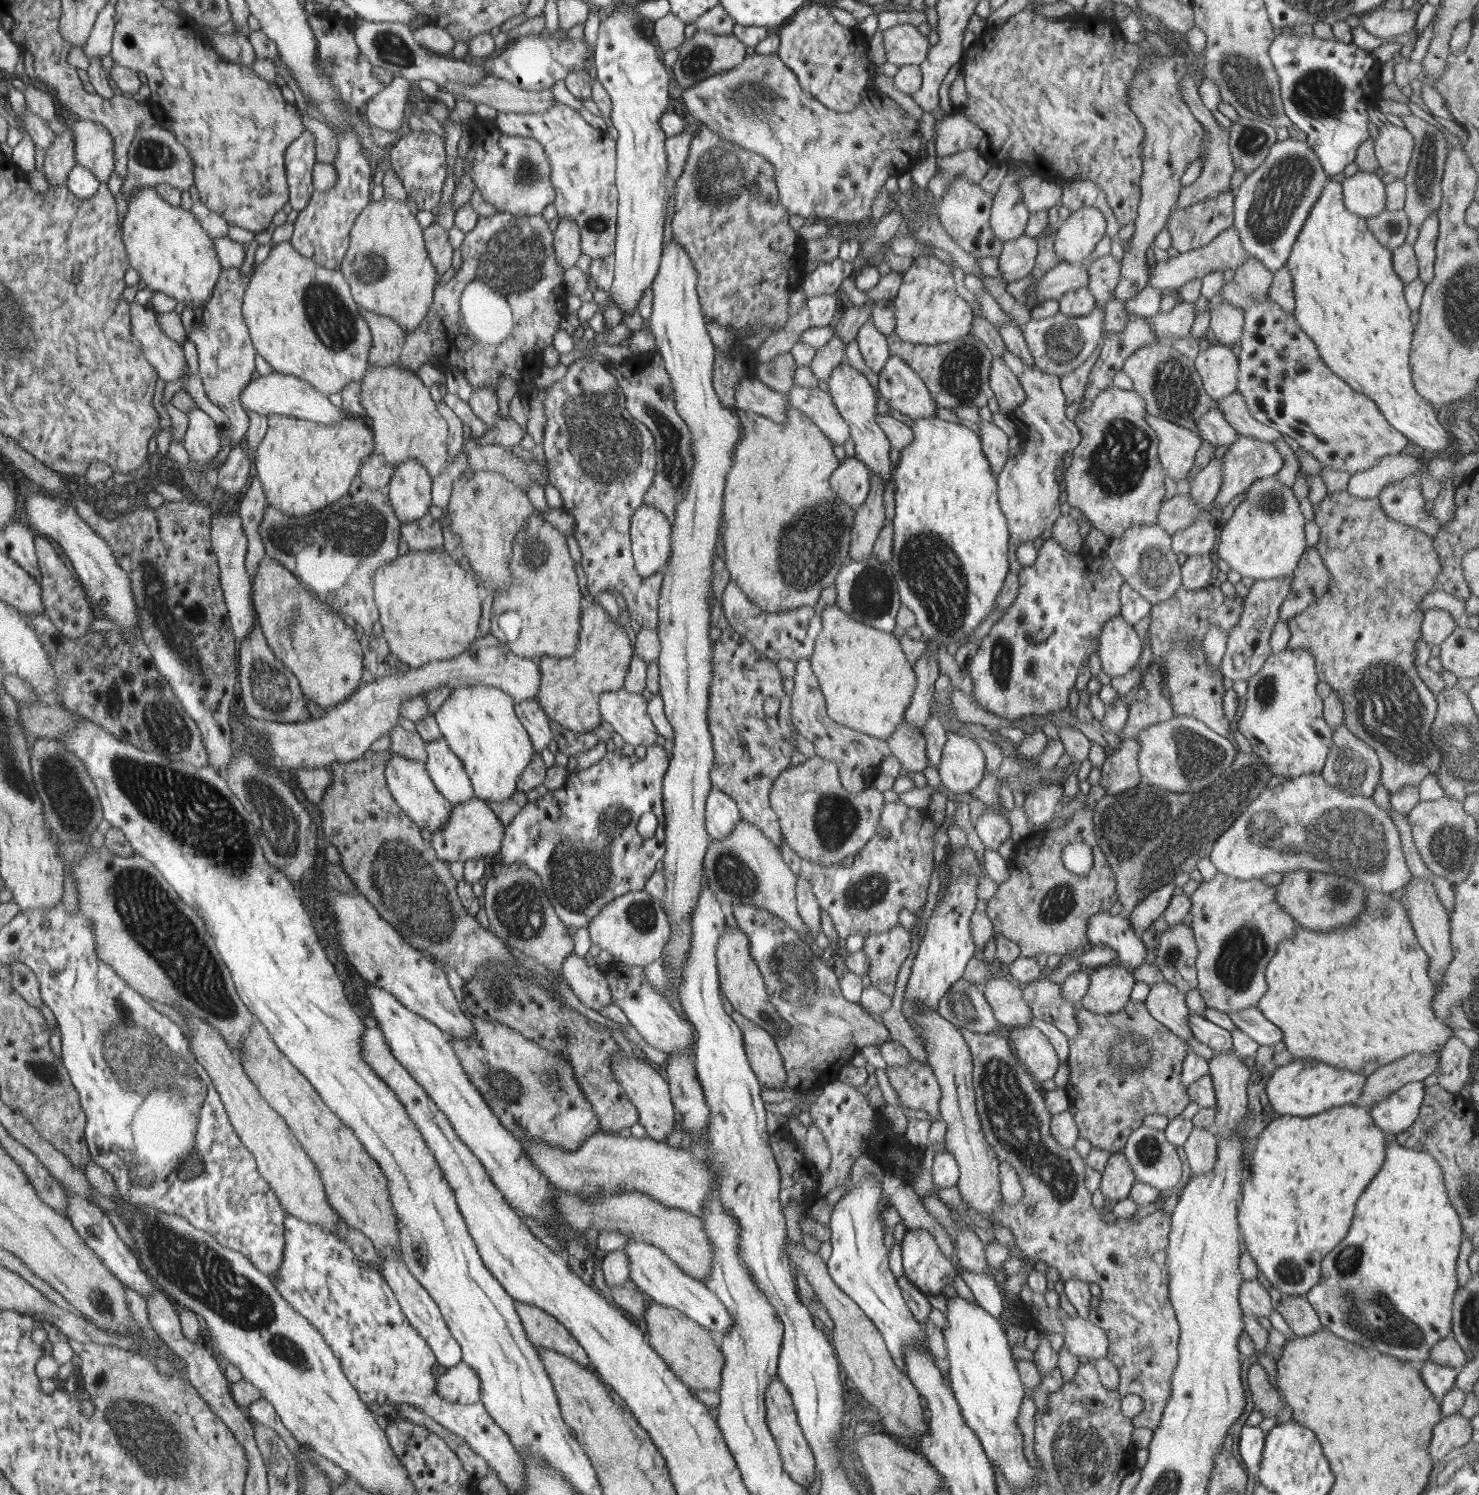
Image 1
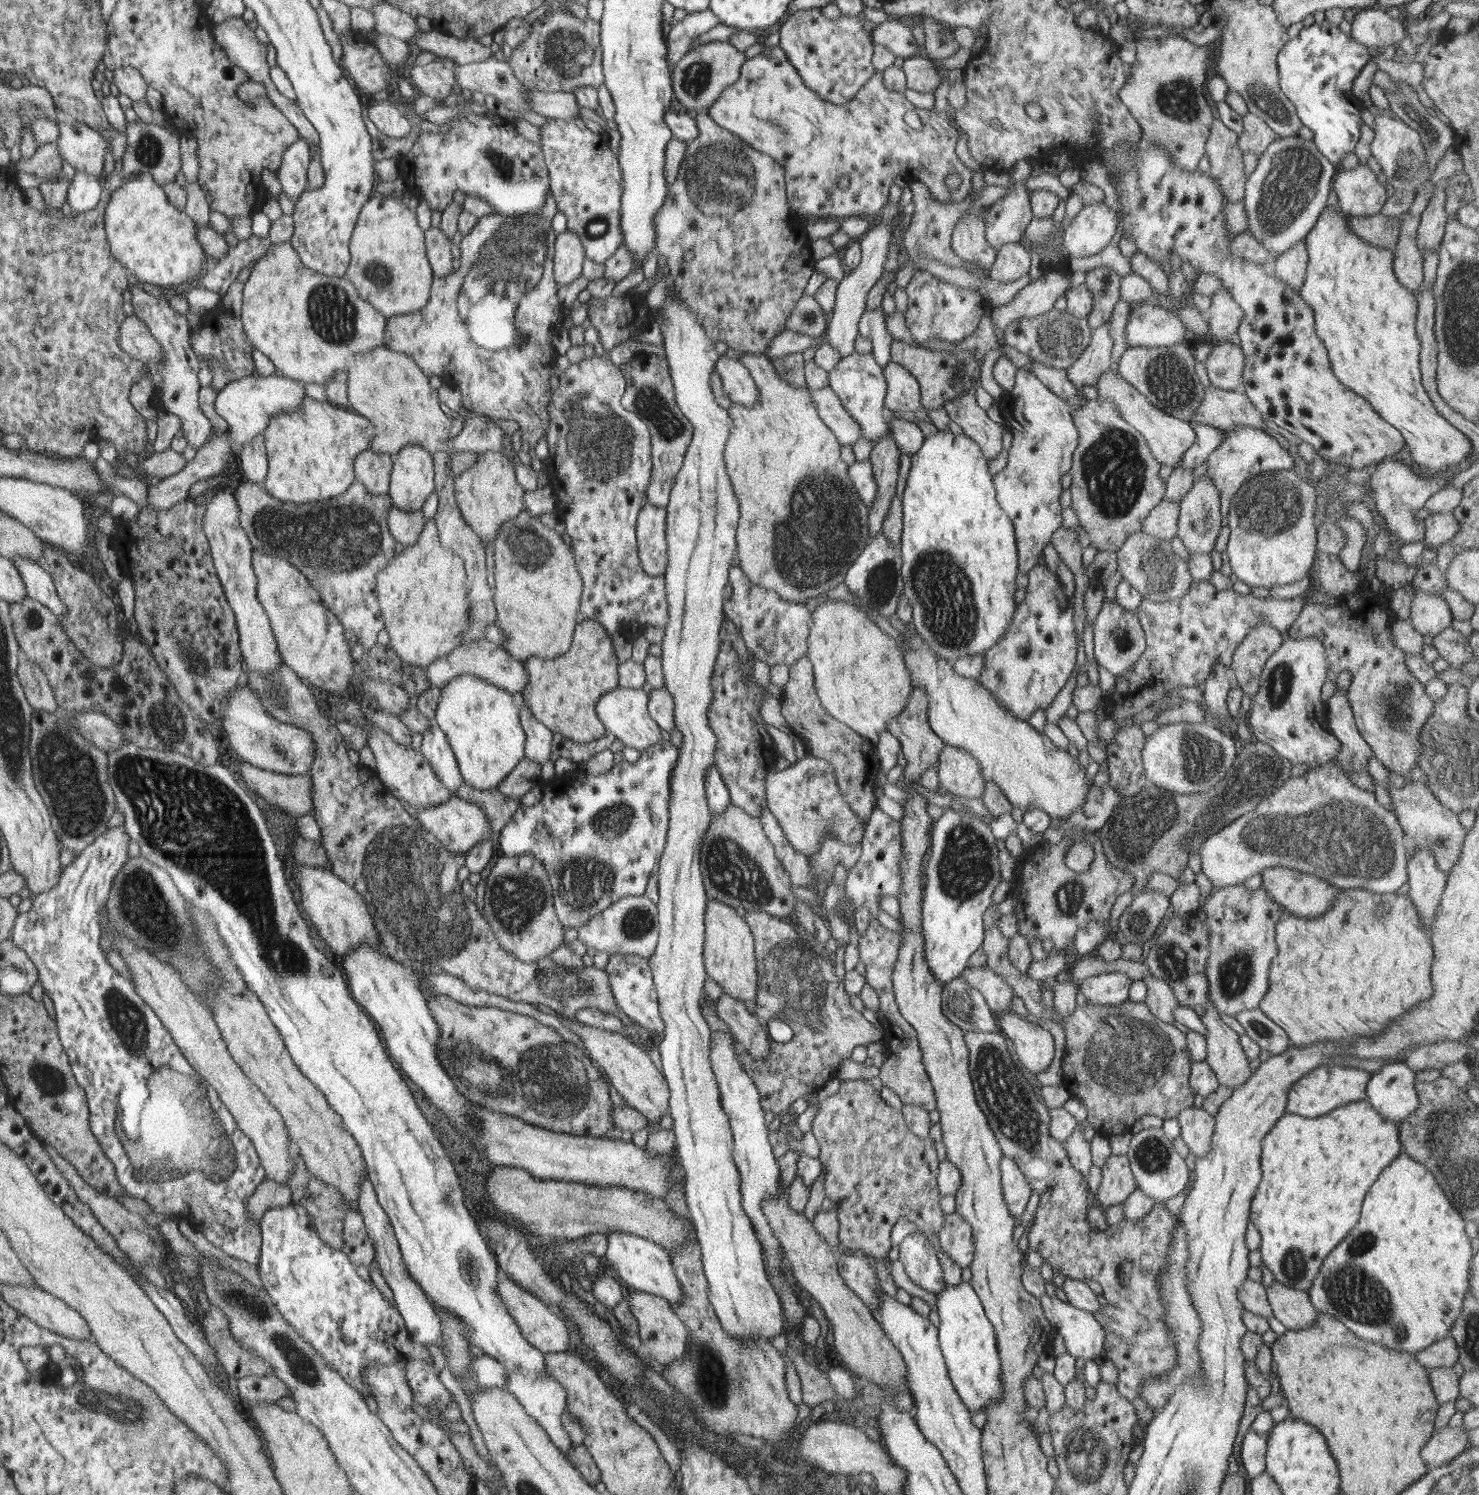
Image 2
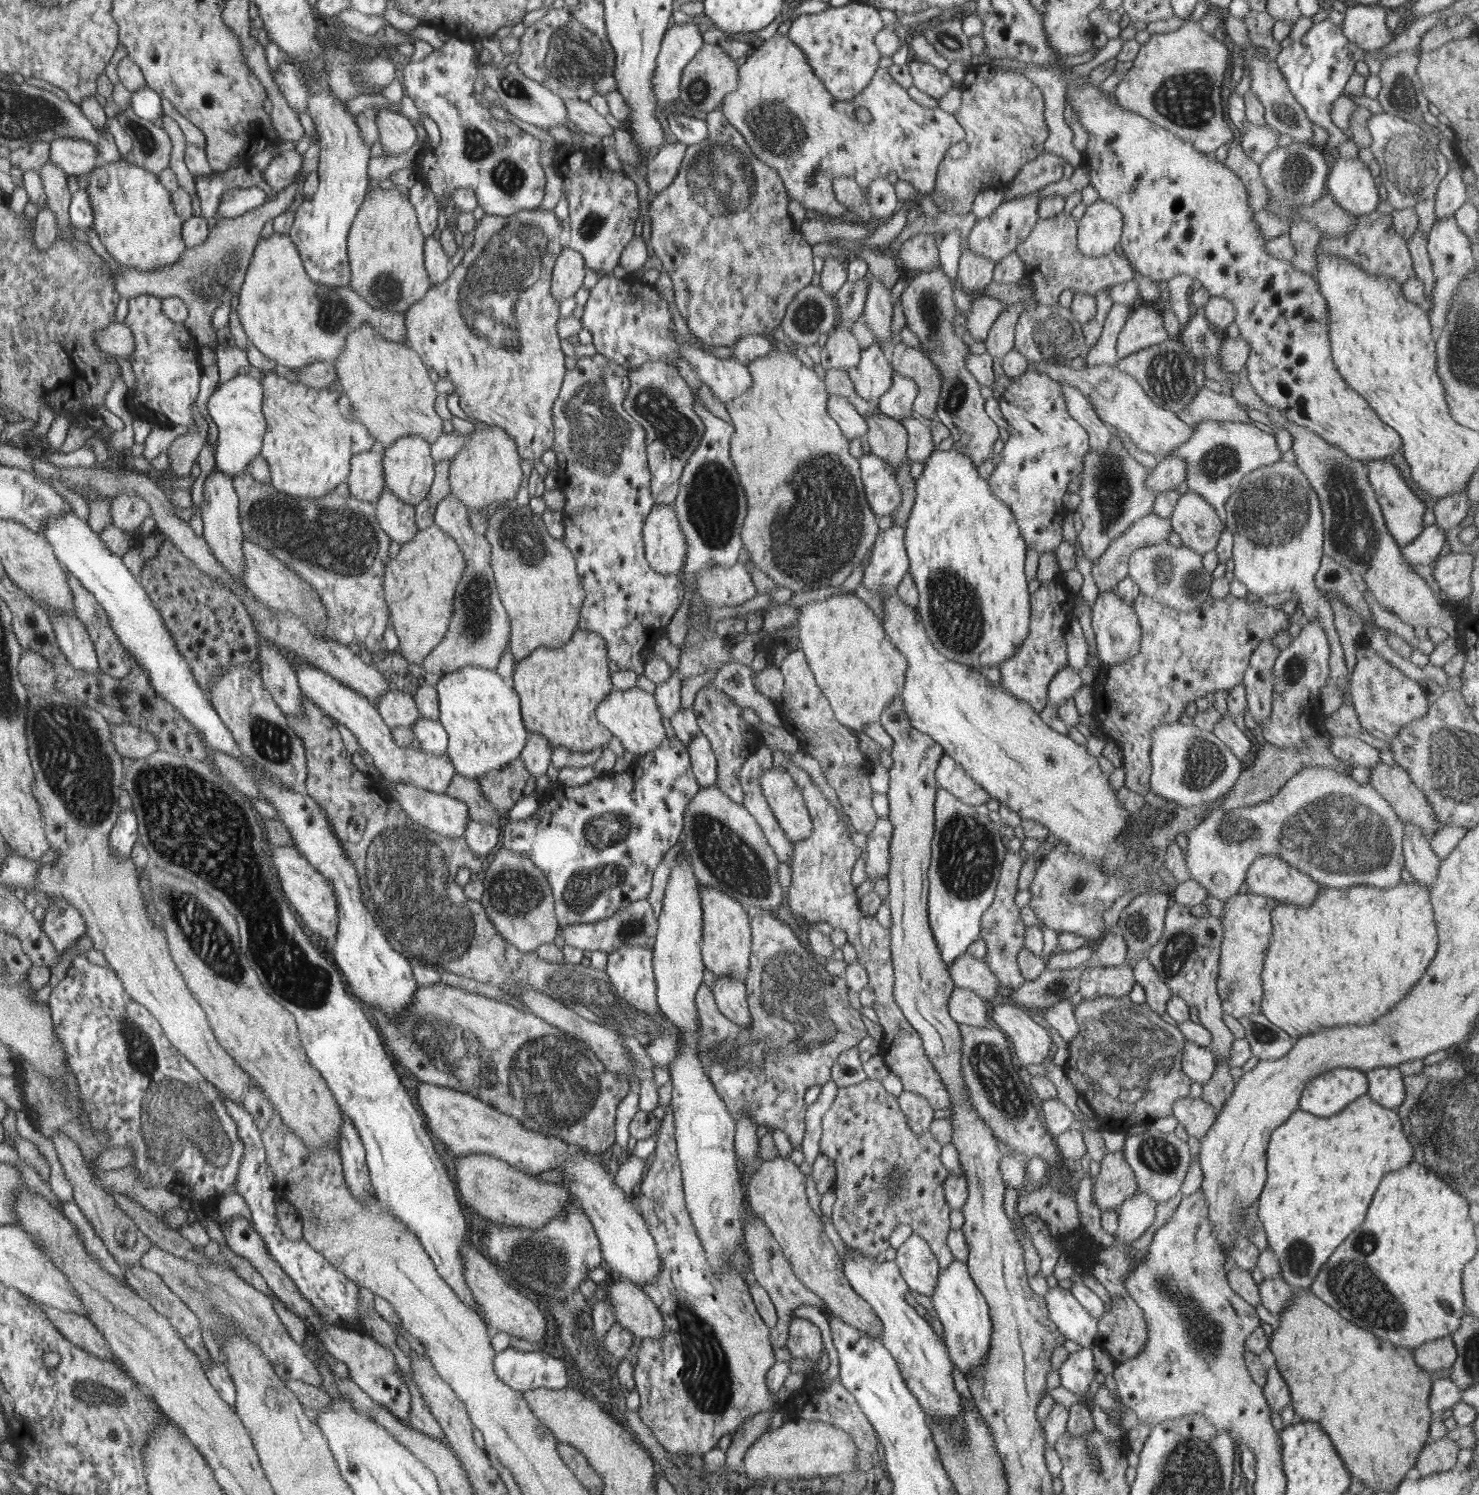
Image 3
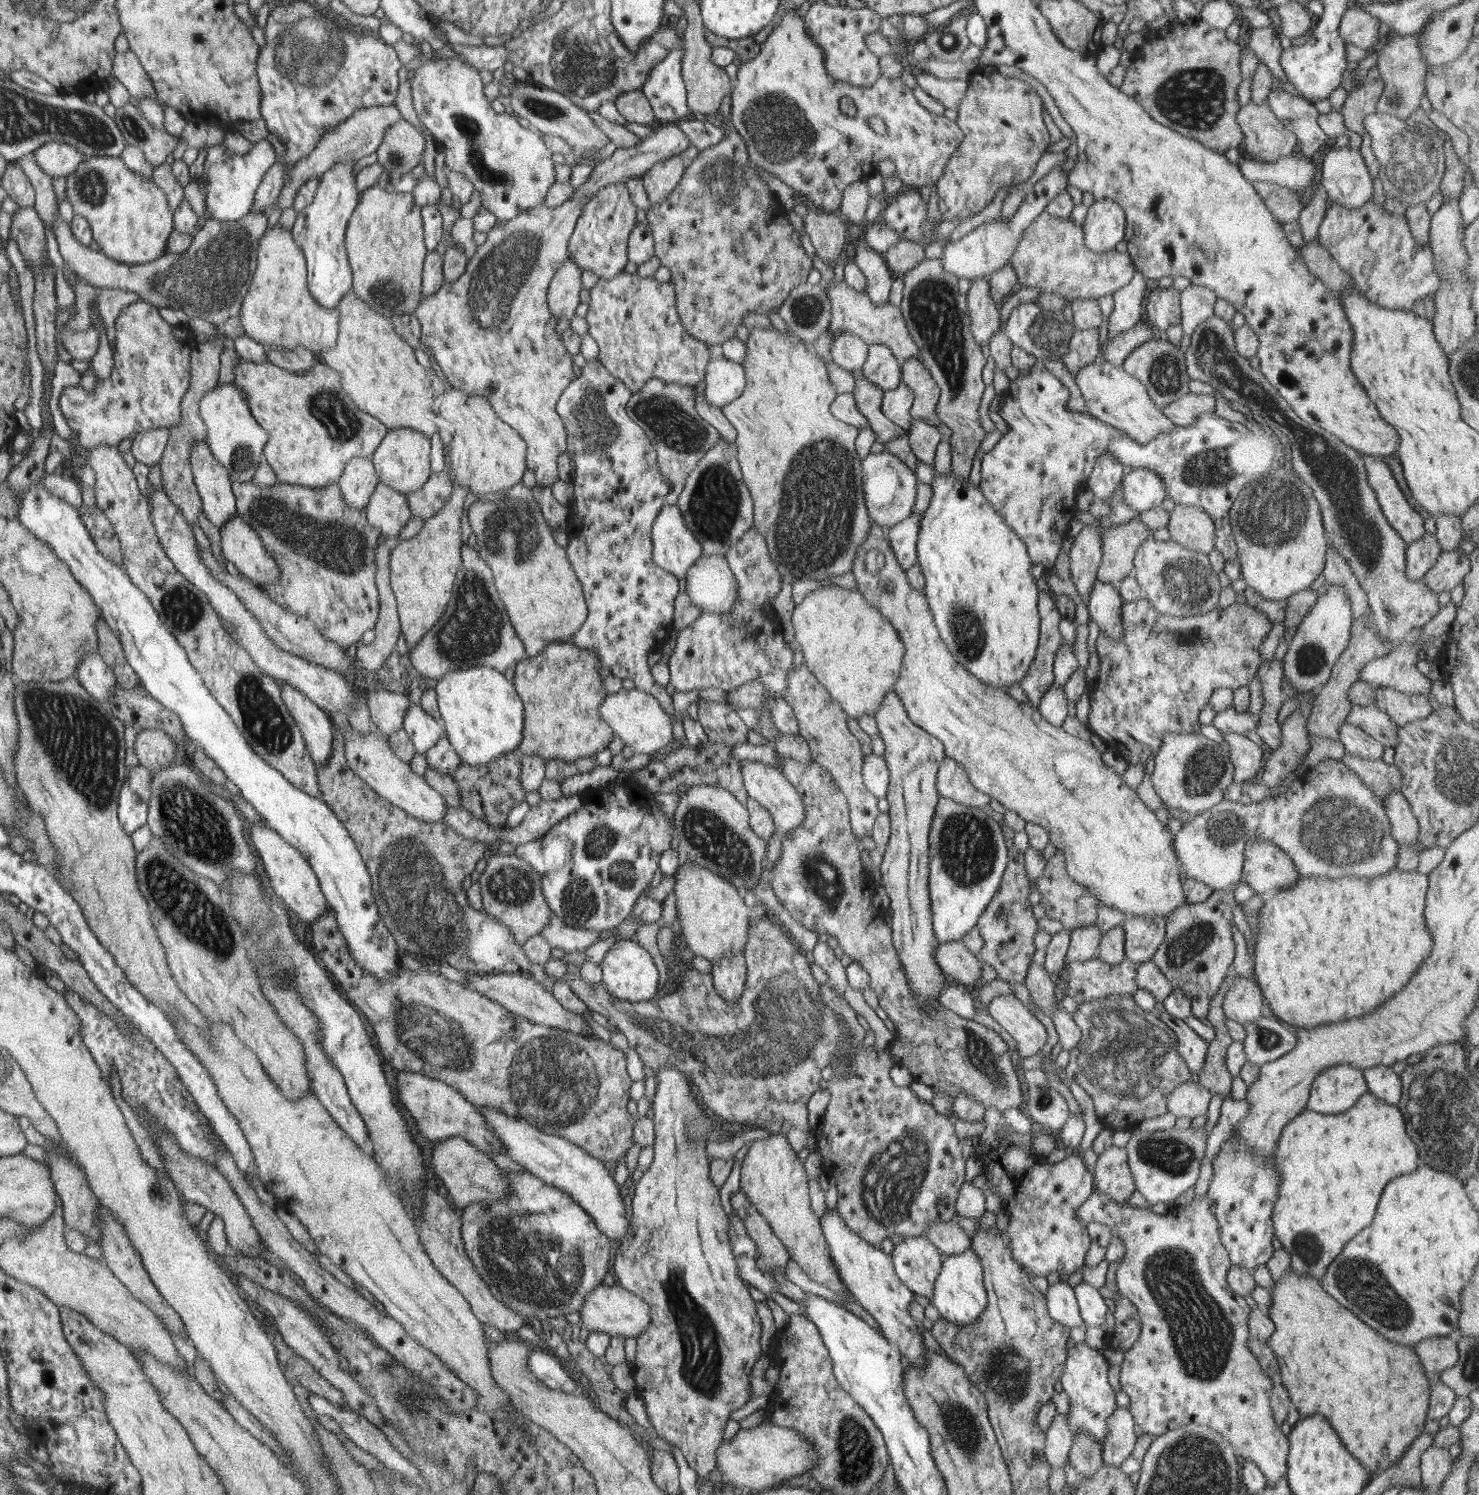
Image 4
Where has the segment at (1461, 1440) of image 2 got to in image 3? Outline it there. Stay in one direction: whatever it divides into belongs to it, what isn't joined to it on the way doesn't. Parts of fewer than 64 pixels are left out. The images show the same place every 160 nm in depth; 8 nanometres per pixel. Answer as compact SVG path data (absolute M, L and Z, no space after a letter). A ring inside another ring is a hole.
M1447 1437L1428 1441L1416 1456L1414 1468L1421 1477L1447 1471L1457 1464L1455 1455L1458 1450L1457 1444Z

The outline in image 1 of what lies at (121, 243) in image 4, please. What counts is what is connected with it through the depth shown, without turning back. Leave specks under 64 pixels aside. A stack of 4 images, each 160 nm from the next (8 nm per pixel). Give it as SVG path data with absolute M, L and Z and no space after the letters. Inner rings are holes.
M153 188L139 189L128 201L126 212L121 220L121 241L125 244L129 267L138 274L141 282L145 283L145 287L149 290L163 293L177 303L190 306L192 310L196 307L203 308L207 298L212 297L213 288L216 287L221 272L213 240L207 237L190 211L170 205Z

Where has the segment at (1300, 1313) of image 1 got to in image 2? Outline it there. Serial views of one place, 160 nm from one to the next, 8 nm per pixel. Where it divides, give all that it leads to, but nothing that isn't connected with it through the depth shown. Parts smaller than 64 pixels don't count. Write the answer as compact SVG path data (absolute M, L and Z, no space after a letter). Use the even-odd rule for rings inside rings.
M1275 1280L1264 1289L1272 1316L1286 1331L1305 1330L1315 1322L1317 1310L1309 1302L1306 1291L1289 1288Z

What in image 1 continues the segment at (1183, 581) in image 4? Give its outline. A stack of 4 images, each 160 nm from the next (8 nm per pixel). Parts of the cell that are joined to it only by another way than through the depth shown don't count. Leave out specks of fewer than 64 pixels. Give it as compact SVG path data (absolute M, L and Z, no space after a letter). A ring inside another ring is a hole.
M1156 524L1129 525L1116 539L1108 541L1103 554L1108 556L1112 567L1124 578L1124 583L1136 590L1151 605L1169 600L1181 584L1180 567L1176 553L1170 547L1170 535Z

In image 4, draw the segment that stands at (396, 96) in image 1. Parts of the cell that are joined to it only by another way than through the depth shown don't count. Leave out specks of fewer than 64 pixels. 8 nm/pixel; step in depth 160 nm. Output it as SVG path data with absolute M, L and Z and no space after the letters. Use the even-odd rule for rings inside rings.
M402 118L385 129L376 148L376 162L394 182L401 174L411 172L423 152L421 133Z

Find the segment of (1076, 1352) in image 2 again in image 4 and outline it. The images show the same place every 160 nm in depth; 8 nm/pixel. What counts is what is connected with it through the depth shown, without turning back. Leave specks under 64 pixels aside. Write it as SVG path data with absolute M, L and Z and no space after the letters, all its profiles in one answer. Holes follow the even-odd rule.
M1054 1283L1047 1286L1045 1292L1047 1314L1066 1330L1075 1326L1084 1326L1083 1318L1078 1311L1074 1290L1067 1283Z

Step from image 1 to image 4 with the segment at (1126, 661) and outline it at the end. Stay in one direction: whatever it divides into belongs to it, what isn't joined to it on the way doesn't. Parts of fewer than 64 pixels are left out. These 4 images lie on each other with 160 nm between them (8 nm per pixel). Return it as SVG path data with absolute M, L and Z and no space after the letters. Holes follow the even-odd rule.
M1095 579L1086 600L1089 618L1095 622L1099 632L1104 632L1110 639L1118 639L1122 628L1122 600L1117 589L1109 583Z

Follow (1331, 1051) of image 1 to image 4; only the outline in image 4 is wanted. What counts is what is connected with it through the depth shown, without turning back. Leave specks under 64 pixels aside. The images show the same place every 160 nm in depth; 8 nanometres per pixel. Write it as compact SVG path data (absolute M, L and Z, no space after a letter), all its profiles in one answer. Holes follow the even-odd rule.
M1394 866L1386 873L1372 877L1342 876L1330 879L1329 877L1298 876L1292 887L1281 889L1272 898L1263 902L1258 911L1258 931L1253 947L1252 962L1257 986L1269 1010L1292 1030L1309 1029L1315 1027L1315 1024L1321 1025L1323 1022L1329 1024L1333 1020L1345 1020L1345 1018L1350 1019L1353 1016L1367 1014L1373 1008L1377 1008L1381 1002L1385 1002L1389 996L1393 996L1405 984L1405 980L1413 974L1413 970L1417 970L1419 964L1425 960L1432 947L1424 919L1427 885L1427 876L1419 874L1416 870L1409 872L1397 870Z

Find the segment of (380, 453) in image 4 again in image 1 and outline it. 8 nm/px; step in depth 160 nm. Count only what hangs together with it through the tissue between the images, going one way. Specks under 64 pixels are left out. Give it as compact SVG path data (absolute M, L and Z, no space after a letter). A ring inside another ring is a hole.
M407 459L395 465L395 474L385 489L396 519L411 522L427 513L429 508L429 472L417 459Z

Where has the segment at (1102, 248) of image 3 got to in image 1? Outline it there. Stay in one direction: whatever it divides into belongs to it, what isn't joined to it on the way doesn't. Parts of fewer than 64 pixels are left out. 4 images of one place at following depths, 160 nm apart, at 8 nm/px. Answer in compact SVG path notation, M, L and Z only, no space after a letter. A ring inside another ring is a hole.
M1081 207L1071 211L1064 222L1059 224L1053 240L1055 256L1065 263L1081 264L1094 250L1095 245L1105 235L1105 218L1095 207Z

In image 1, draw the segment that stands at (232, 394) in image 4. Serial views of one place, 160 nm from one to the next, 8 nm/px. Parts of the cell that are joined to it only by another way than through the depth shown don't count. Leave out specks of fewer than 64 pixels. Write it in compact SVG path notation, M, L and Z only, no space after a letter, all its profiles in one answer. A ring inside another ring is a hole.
M272 372L269 375L252 379L241 389L239 402L246 411L256 412L267 417L269 414L279 414L296 417L299 420L313 421L321 424L335 424L340 420L349 419L350 416L344 410L331 405L324 393L317 392L307 381Z

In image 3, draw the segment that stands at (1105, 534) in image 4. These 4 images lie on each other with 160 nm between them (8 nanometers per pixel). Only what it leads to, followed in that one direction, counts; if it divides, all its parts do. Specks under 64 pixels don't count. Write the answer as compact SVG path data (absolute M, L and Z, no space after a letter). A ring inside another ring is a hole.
M1152 512L1134 520L1126 530L1119 536L1116 536L1109 546L1098 556L1091 567L1091 576L1098 591L1111 591L1111 588L1117 586L1120 580L1128 576L1128 556L1137 548L1145 547L1148 544L1157 544L1167 541L1167 534L1172 530L1169 518L1159 518Z

